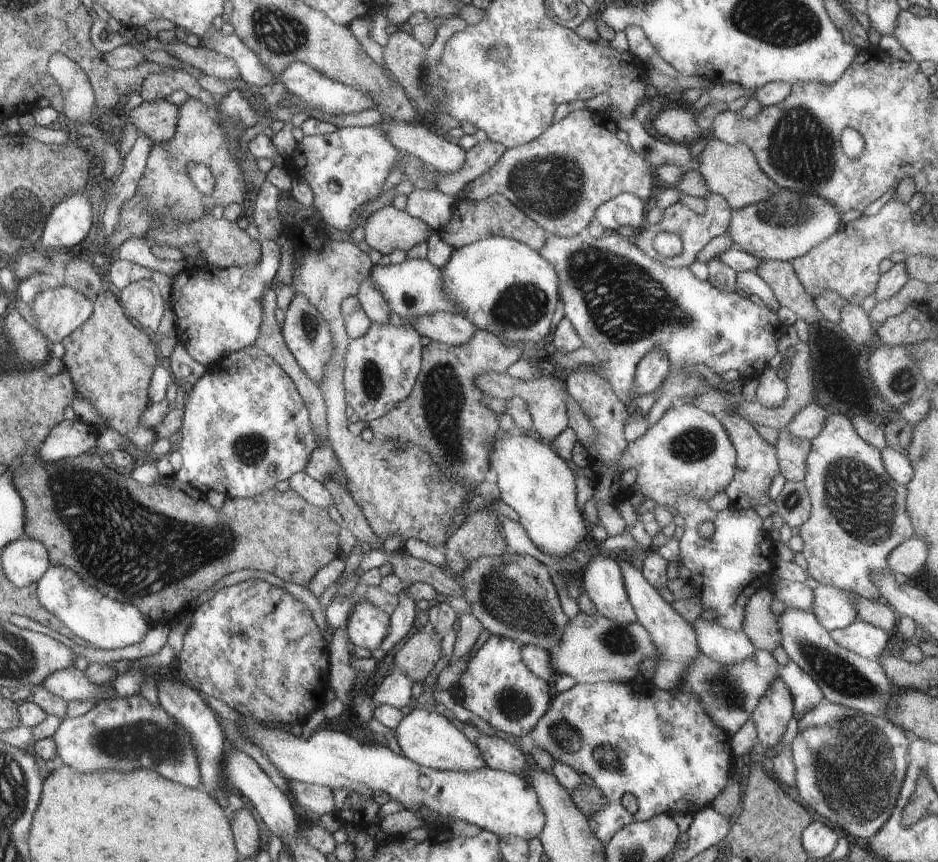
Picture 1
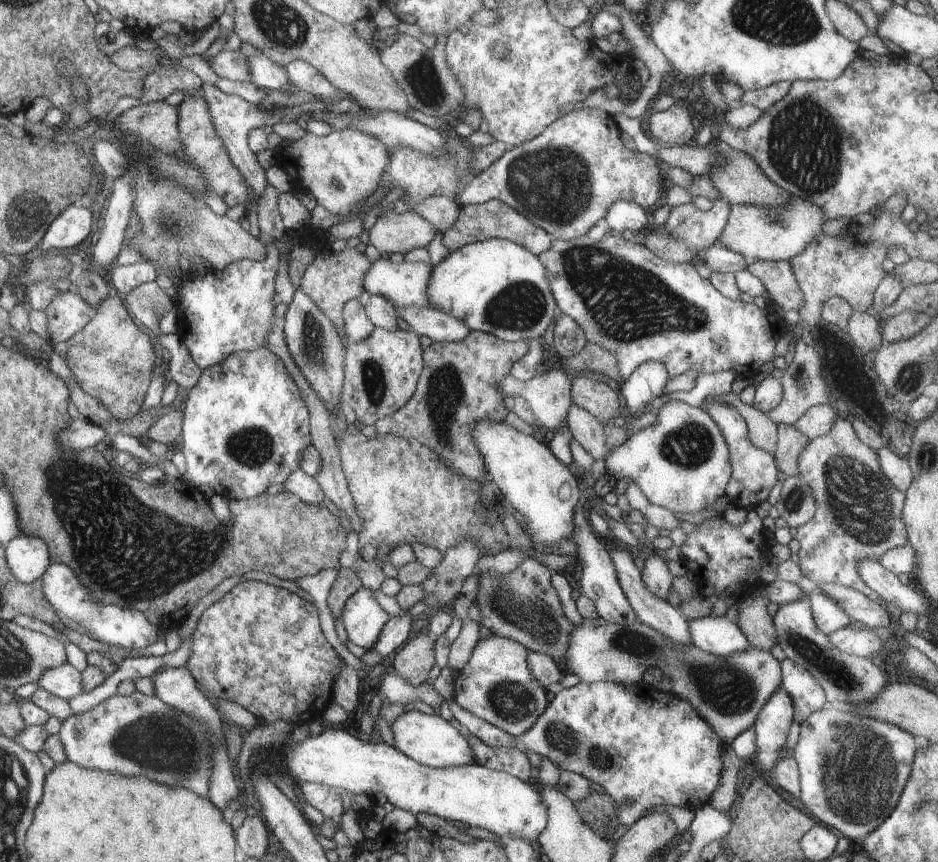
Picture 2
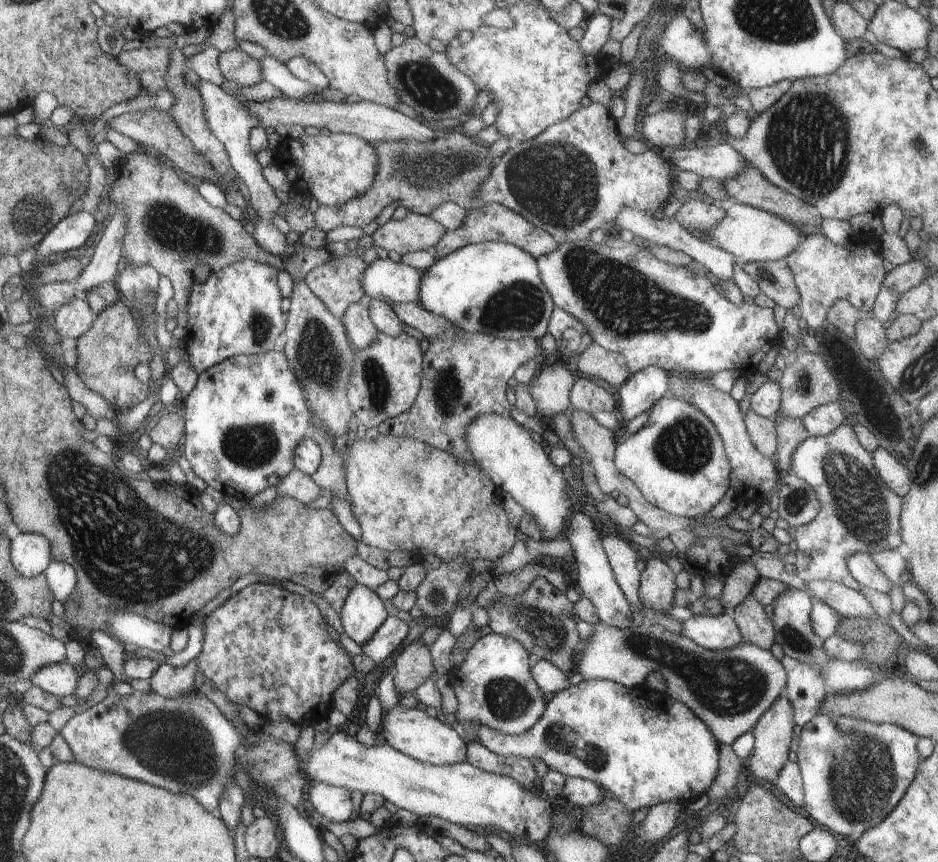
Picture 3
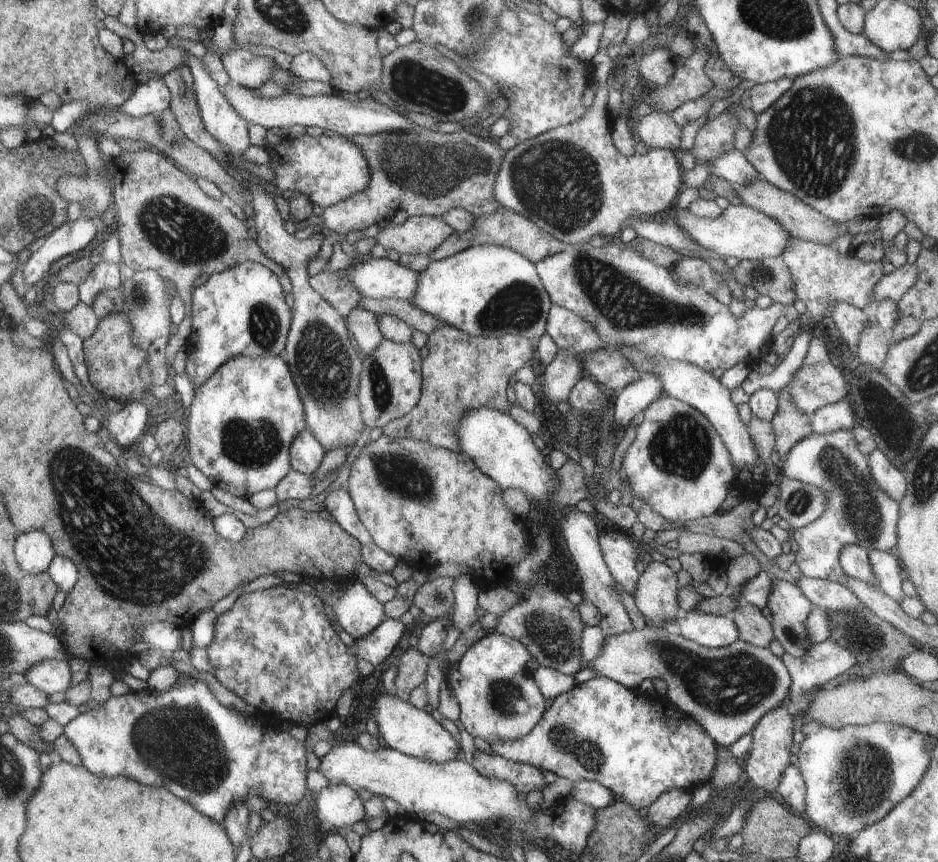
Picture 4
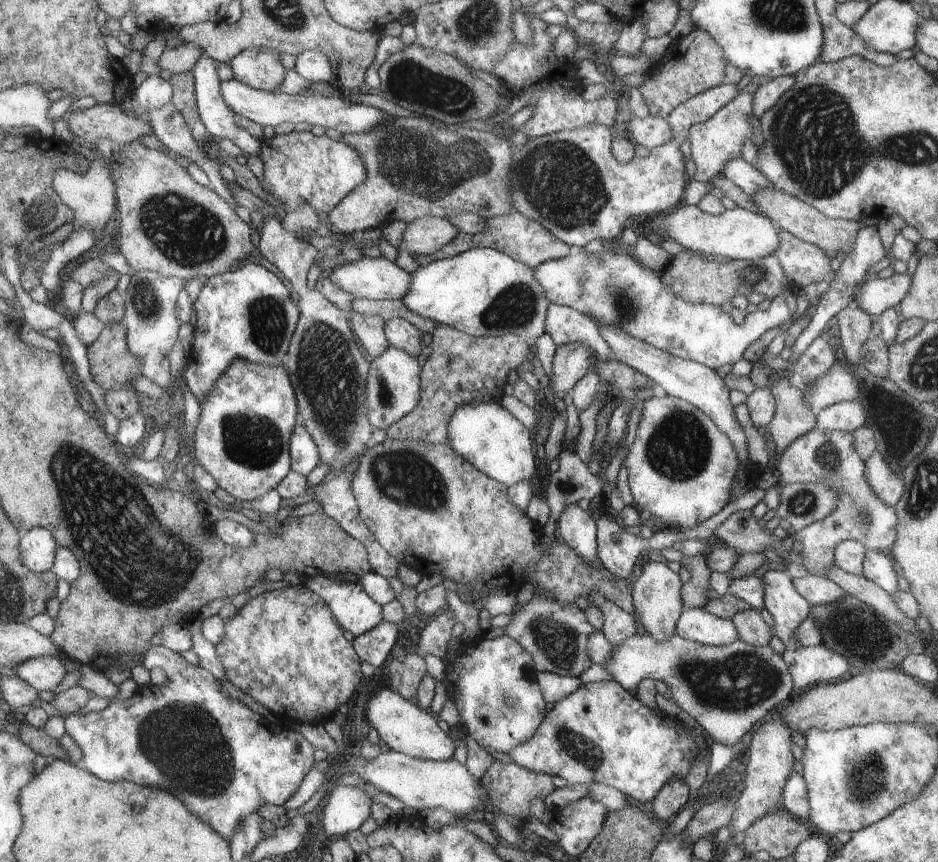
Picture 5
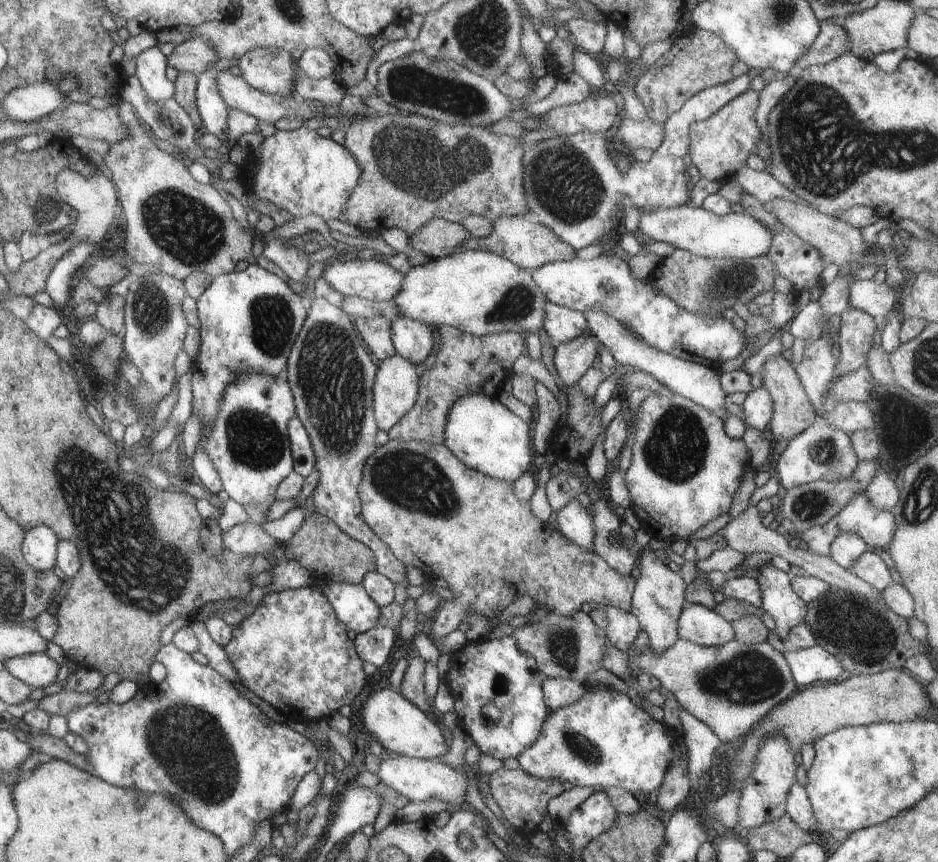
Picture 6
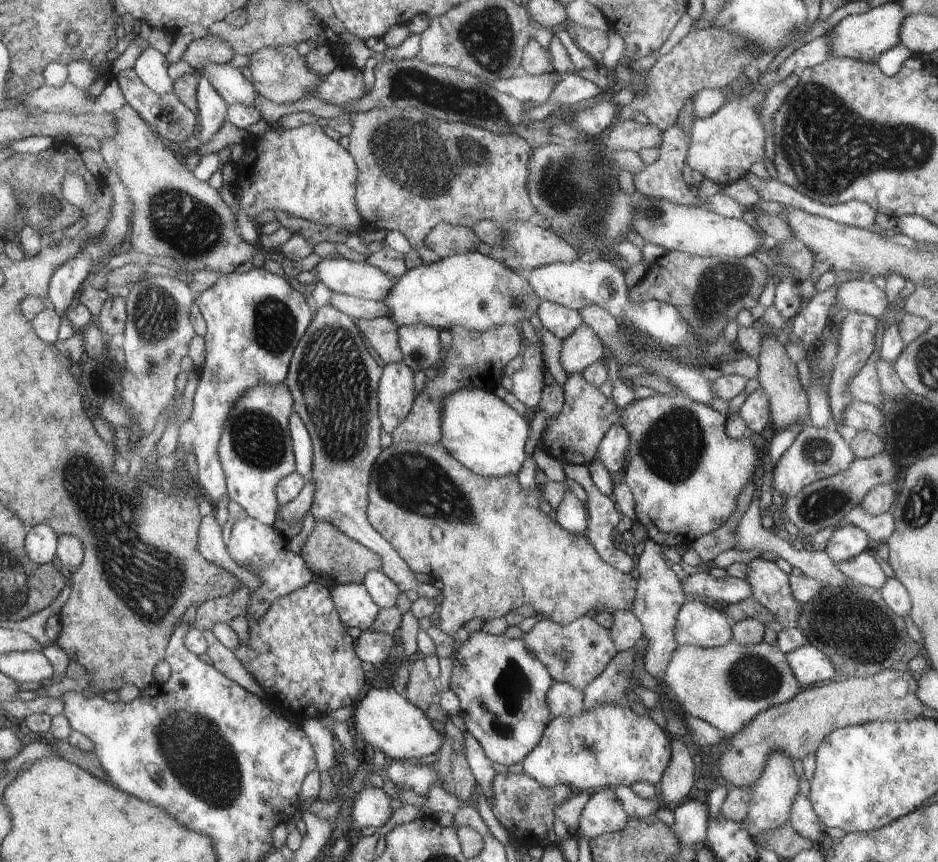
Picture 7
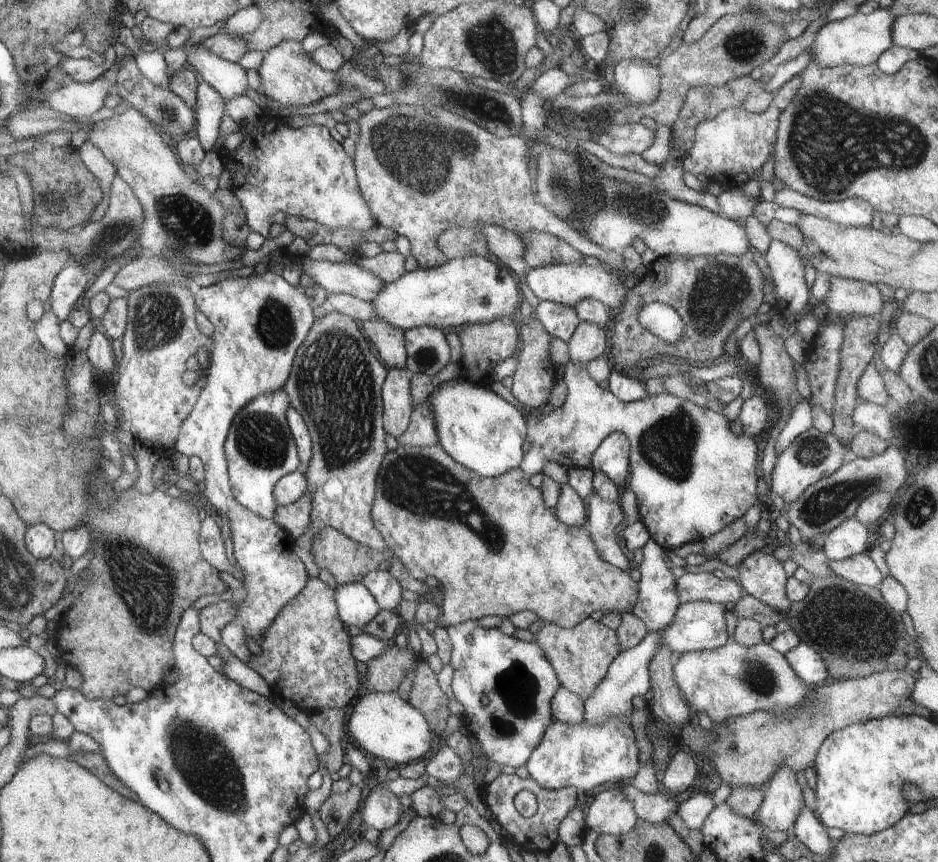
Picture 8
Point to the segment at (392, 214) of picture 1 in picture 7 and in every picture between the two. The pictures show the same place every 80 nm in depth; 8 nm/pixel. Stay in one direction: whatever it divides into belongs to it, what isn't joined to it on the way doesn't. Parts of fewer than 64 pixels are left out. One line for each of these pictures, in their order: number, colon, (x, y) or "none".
2: (403, 233)
3: (415, 232)
4: (418, 235)
5: (427, 235)
6: (439, 238)
7: (447, 240)

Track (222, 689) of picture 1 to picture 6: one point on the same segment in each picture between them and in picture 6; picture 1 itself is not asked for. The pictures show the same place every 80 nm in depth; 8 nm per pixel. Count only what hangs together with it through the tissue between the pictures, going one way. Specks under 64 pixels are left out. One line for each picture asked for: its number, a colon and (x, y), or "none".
2: (260, 642)
3: (266, 648)
4: (275, 648)
5: (284, 648)
6: (292, 652)

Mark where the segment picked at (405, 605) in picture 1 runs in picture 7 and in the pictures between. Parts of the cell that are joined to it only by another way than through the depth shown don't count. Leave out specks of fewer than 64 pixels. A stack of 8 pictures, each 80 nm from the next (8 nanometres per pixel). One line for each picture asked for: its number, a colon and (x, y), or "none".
2: (396, 631)
3: (391, 633)
4: (376, 647)
5: (373, 646)
6: (374, 646)
7: (371, 646)

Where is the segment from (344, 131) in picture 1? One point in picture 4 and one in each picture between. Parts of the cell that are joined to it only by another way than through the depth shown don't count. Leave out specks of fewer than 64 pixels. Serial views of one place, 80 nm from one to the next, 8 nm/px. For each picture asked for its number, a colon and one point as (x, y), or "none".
2: (340, 169)
3: (334, 169)
4: (329, 169)

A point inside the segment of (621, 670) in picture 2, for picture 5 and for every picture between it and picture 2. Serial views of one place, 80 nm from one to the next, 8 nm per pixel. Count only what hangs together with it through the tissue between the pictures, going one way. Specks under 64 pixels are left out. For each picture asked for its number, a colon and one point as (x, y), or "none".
3: (730, 689)
4: (728, 690)
5: (729, 690)

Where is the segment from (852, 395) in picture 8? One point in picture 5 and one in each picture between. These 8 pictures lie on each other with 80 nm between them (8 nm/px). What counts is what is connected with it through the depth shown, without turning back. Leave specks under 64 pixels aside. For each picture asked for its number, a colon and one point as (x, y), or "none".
5: (855, 325)
6: (856, 333)
7: (857, 335)

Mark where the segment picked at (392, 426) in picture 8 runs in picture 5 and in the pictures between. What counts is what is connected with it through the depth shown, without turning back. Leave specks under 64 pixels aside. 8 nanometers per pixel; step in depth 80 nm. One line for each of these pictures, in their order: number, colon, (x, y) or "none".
5: (394, 383)
6: (396, 384)
7: (395, 394)

